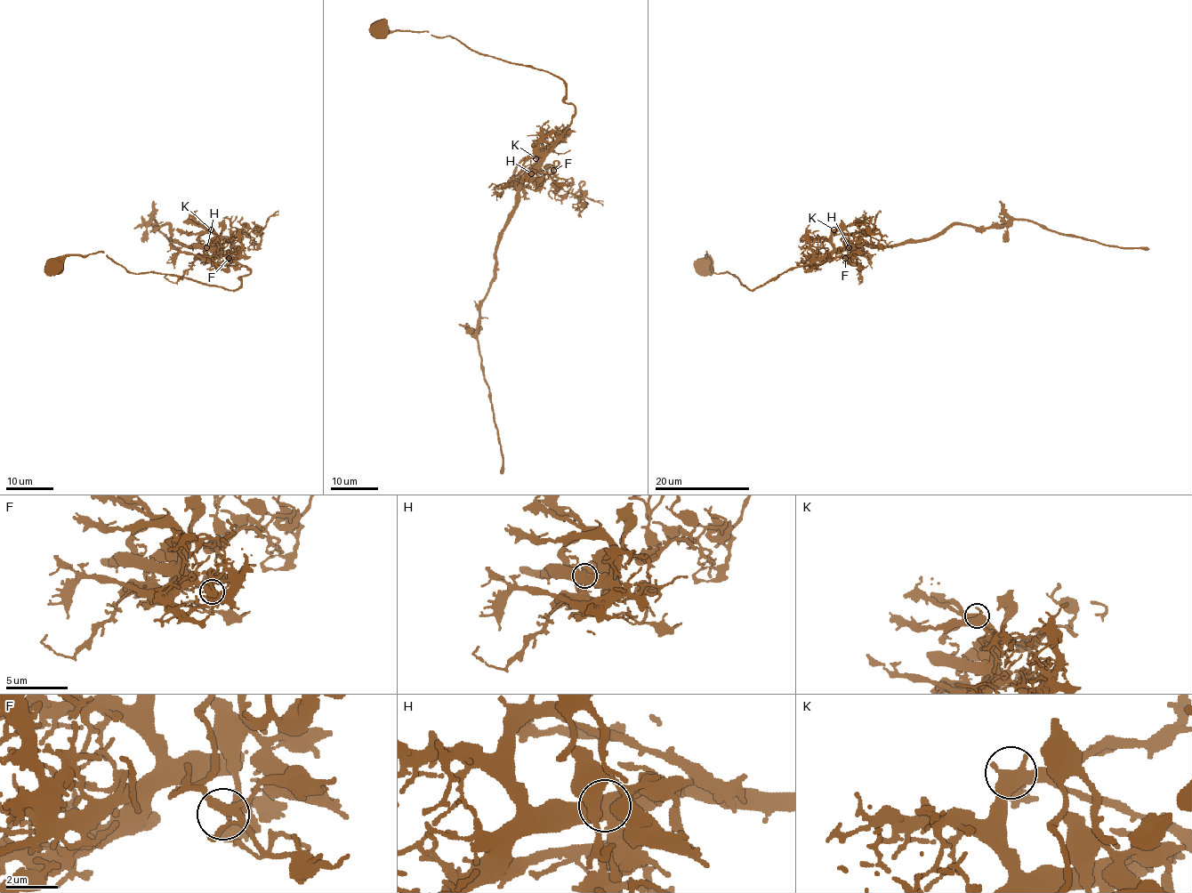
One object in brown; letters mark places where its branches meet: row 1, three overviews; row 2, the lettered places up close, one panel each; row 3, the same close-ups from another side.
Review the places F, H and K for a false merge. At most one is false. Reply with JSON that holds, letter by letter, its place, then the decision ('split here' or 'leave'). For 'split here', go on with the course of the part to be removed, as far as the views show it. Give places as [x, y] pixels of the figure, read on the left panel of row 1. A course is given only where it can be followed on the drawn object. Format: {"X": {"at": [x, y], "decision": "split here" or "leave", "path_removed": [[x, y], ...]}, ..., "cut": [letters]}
{"F": {"at": [229, 258], "decision": "leave"}, "H": {"at": [206, 247], "decision": "split here", "path_removed": [[206, 247], [207, 255], [224, 256], [229, 241], [221, 229], [232, 241], [254, 229], [261, 237], [247, 251]]}, "K": {"at": [211, 229], "decision": "leave"}, "cut": ["H"]}

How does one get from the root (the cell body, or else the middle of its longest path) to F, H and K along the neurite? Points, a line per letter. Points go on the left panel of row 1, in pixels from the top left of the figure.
F: (52, 265), (69, 255), (102, 252), (132, 273), (177, 274), (236, 290), (250, 270), (229, 258)
H: (52, 265), (69, 255), (102, 252), (132, 273), (177, 274), (236, 290), (240, 277), (250, 270), (206, 247)
K: (52, 265), (69, 255), (102, 252), (132, 273), (177, 274), (236, 290), (250, 270), (222, 252), (211, 229)

